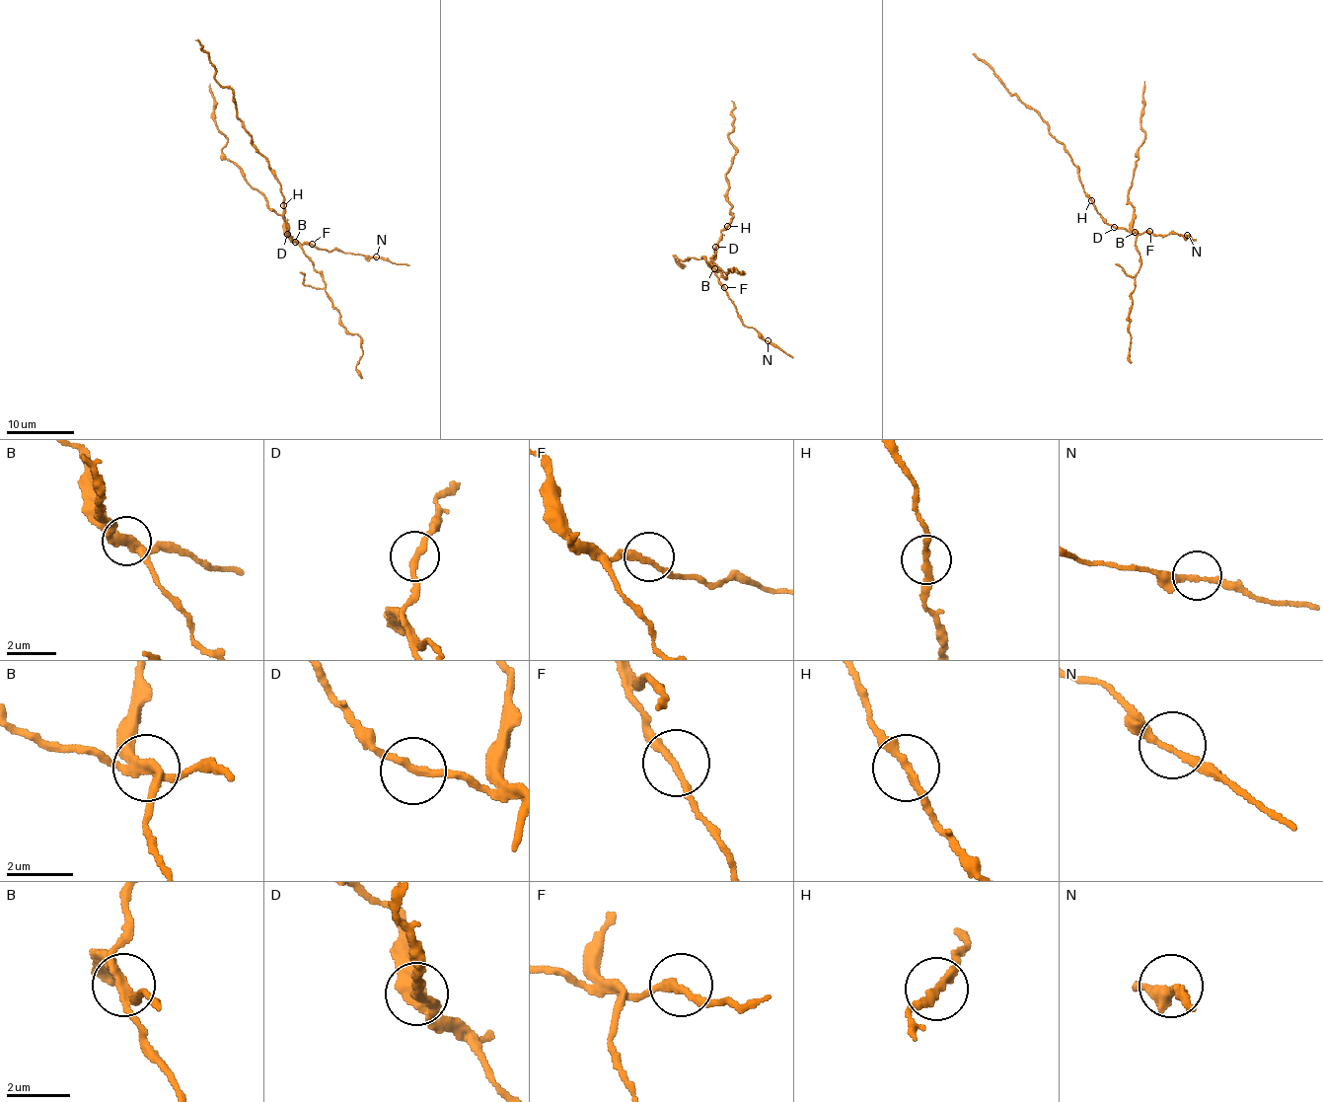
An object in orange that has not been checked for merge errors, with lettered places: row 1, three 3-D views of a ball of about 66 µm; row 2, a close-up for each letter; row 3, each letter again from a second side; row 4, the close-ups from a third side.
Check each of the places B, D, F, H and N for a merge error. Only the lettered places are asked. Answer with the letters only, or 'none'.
B, H

